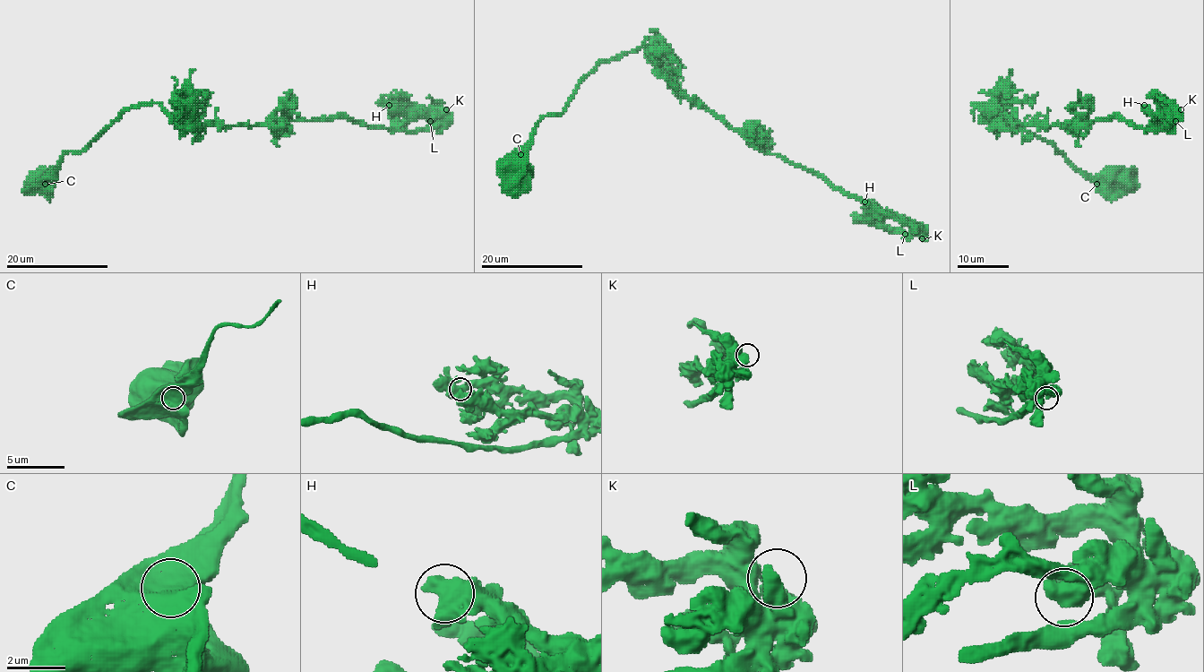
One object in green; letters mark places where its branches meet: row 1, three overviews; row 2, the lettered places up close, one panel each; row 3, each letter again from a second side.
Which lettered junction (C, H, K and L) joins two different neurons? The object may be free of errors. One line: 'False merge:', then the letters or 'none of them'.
False merge: none of them

